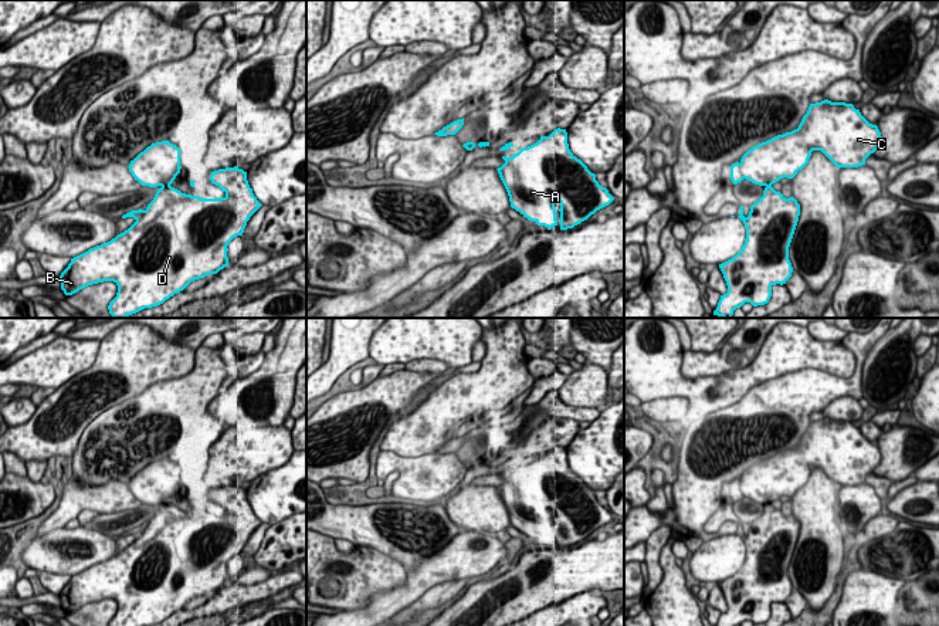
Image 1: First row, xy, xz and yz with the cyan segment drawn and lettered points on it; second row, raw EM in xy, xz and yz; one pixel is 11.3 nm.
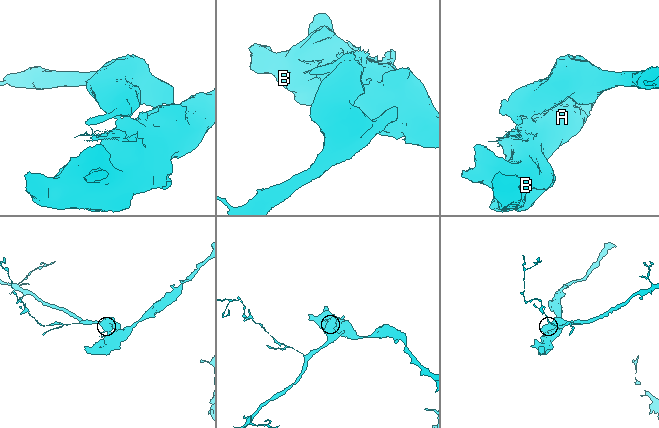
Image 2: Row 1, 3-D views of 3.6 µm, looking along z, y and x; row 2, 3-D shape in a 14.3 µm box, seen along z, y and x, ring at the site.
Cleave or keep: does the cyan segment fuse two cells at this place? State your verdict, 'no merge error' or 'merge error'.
merge error

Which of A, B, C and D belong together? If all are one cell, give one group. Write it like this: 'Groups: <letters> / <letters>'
Groups: A B D / C

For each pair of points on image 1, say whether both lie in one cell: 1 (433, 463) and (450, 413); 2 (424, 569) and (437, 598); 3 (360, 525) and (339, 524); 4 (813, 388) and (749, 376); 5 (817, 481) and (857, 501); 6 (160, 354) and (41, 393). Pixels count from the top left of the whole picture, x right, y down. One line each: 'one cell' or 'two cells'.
1: two cells
2: two cells
3: one cell
4: two cells
5: two cells
6: one cell

